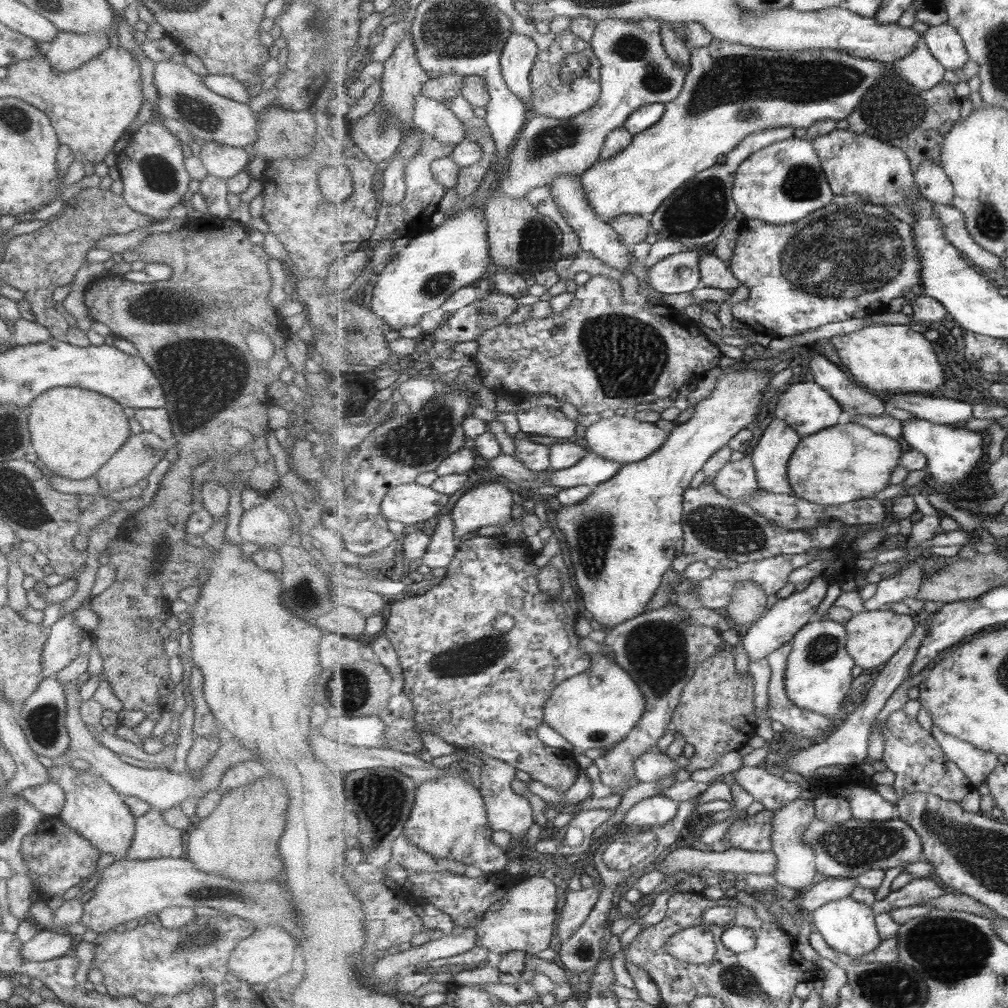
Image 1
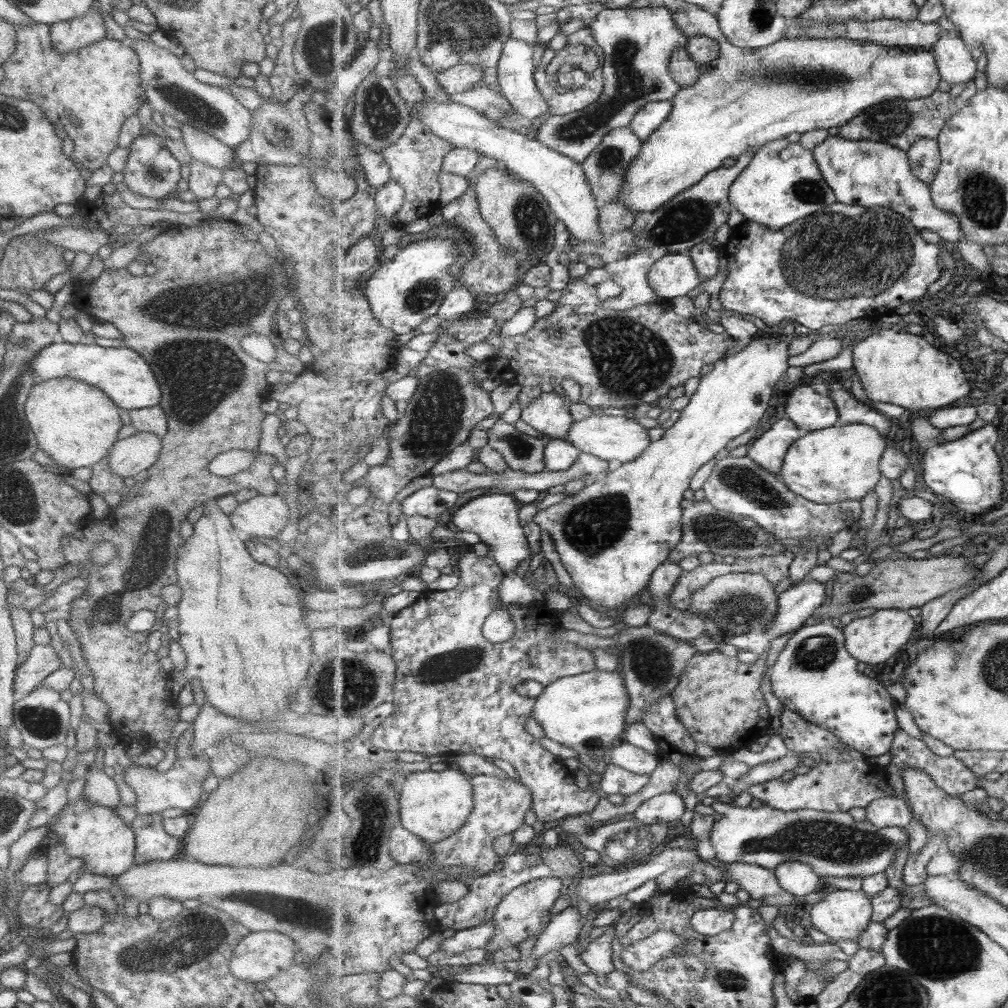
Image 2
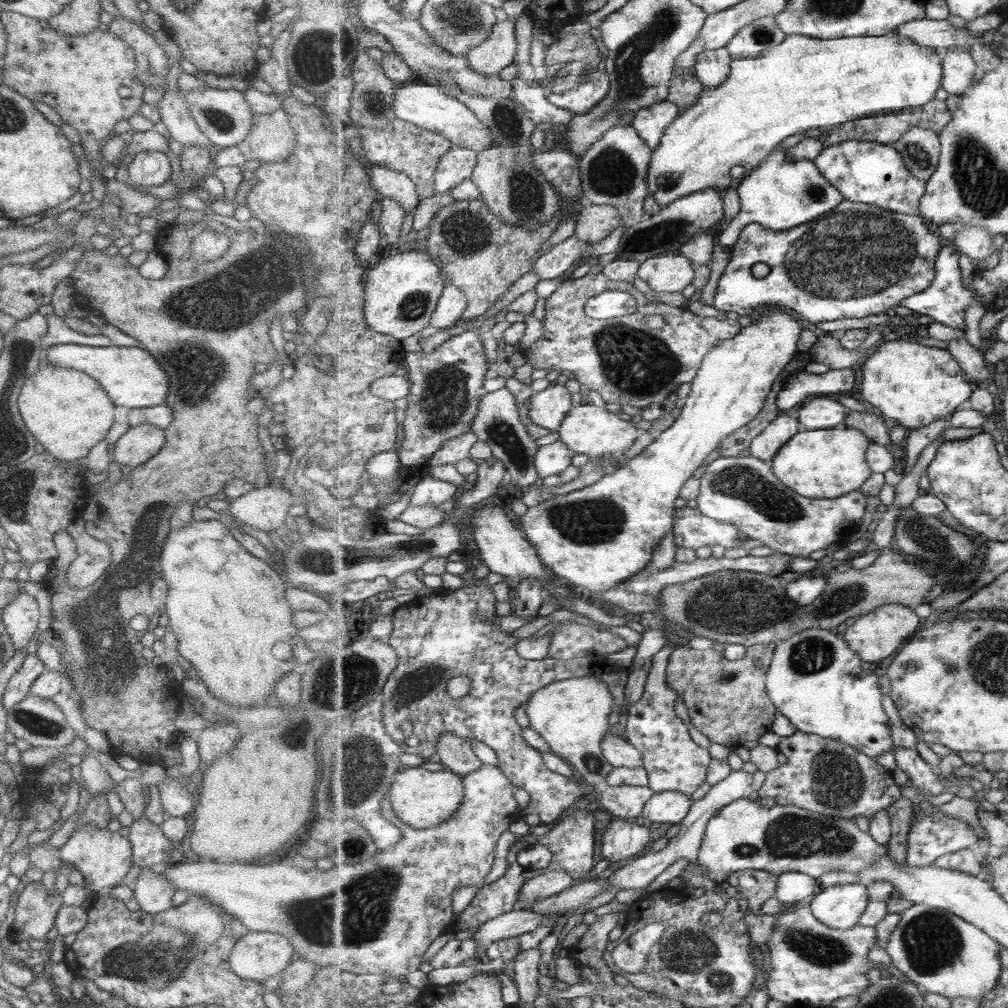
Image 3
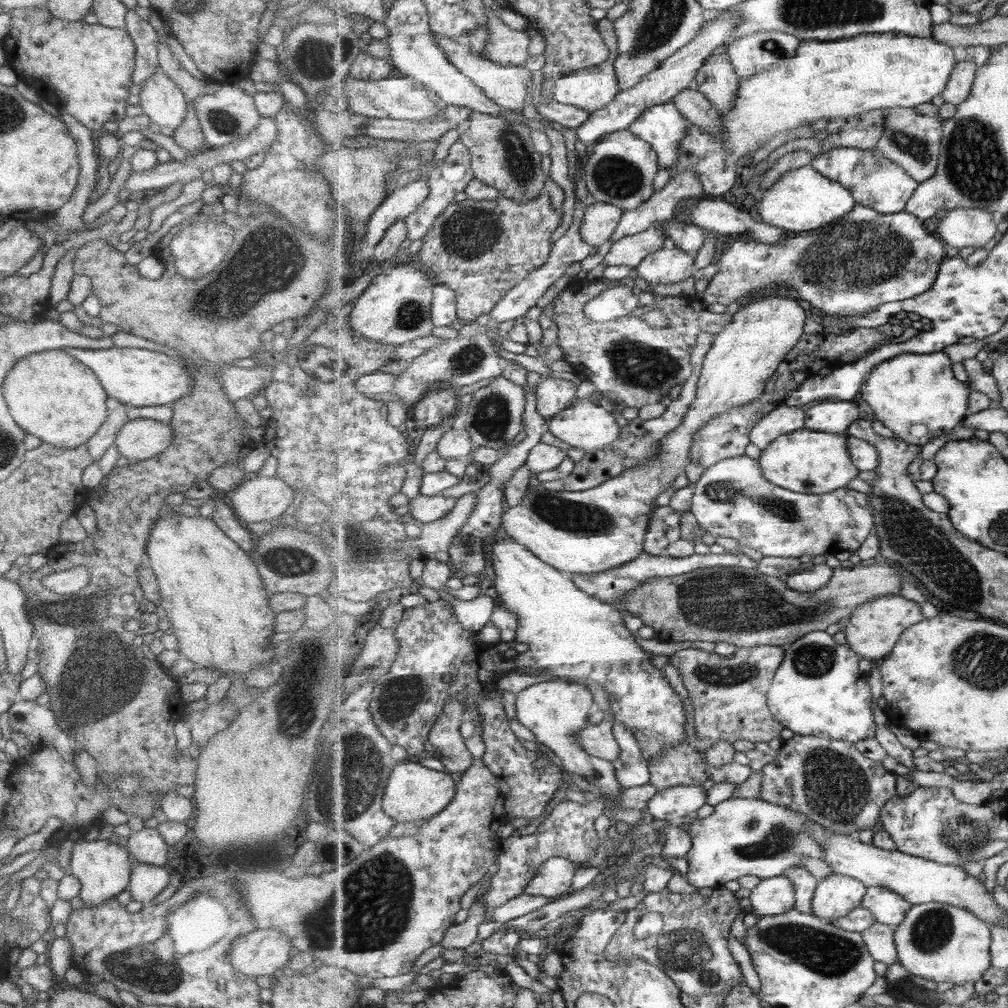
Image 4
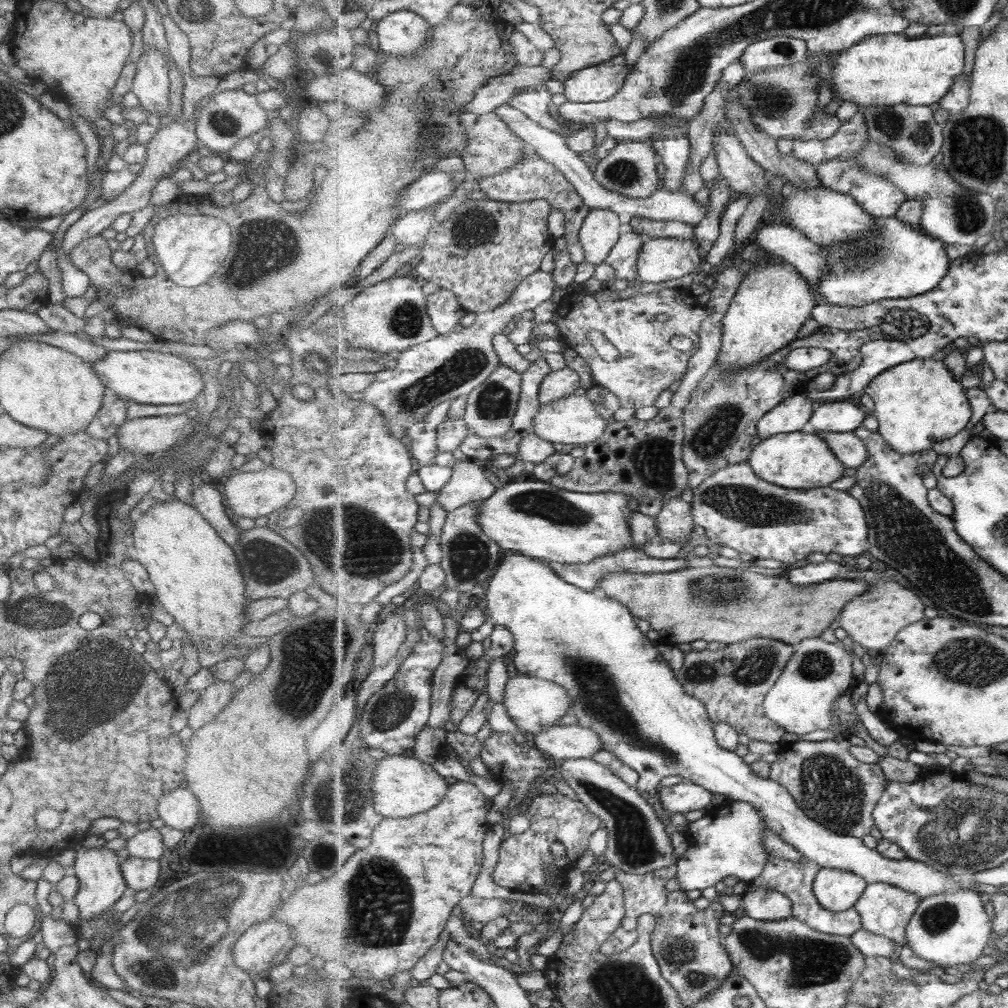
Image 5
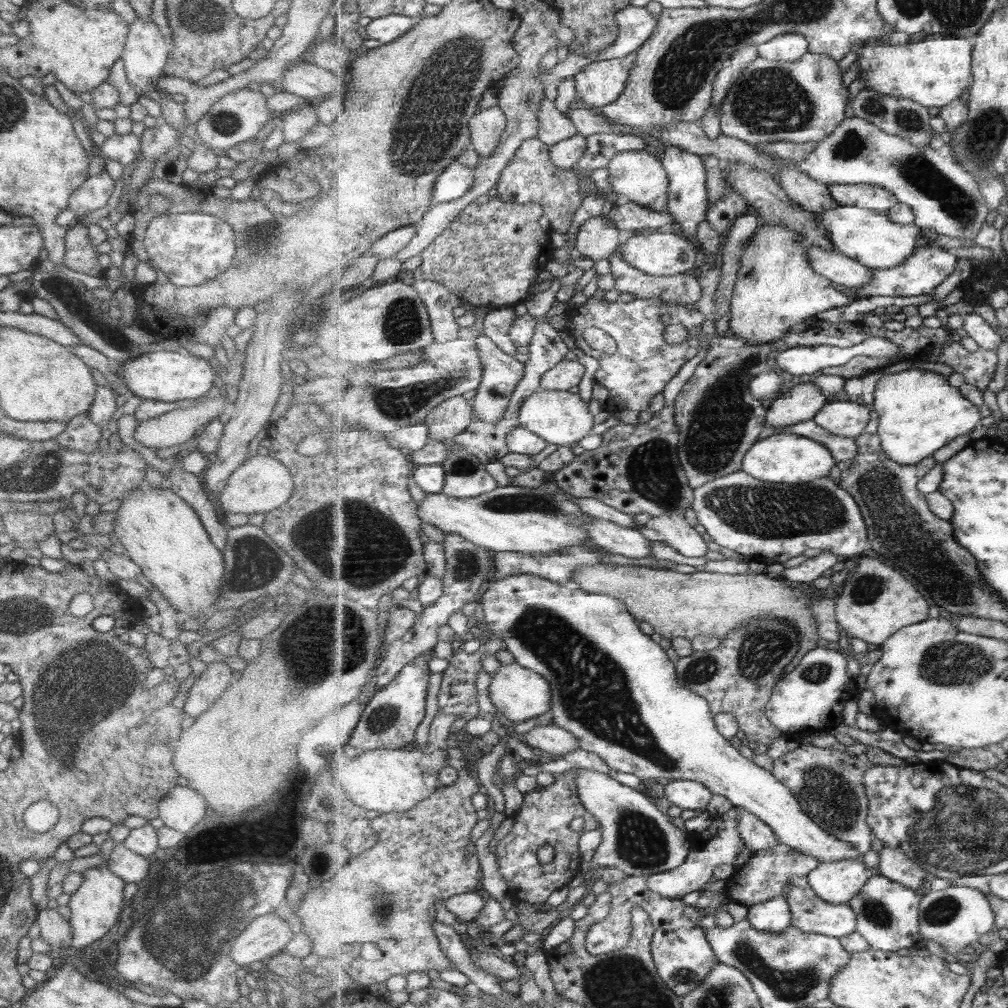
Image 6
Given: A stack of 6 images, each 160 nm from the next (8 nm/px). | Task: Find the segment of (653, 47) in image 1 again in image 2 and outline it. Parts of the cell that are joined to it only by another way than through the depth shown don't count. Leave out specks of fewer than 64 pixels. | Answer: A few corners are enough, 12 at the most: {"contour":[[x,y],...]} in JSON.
{"contour":[[667,7],[604,9],[589,27],[605,87],[535,138],[583,164],[612,130],[682,87],[690,37]]}

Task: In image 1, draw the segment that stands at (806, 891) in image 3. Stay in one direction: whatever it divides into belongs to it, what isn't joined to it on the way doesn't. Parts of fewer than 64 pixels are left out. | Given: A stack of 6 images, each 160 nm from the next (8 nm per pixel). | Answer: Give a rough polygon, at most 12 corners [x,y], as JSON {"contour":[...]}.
{"contour":[[813,798],[774,811],[779,884],[798,893],[815,880],[818,856],[802,837]]}

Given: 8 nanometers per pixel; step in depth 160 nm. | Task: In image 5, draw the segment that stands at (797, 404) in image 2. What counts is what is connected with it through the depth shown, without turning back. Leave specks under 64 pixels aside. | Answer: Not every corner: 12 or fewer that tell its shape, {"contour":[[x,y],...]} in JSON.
{"contour":[[856,399],[820,402],[815,432],[855,432],[869,416]]}

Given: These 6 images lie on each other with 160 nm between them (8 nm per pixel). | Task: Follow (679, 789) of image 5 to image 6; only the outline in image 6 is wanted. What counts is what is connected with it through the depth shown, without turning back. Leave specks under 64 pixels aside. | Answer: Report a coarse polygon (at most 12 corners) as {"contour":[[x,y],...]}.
{"contour":[[693,780],[661,790],[682,810],[706,810],[714,795]]}

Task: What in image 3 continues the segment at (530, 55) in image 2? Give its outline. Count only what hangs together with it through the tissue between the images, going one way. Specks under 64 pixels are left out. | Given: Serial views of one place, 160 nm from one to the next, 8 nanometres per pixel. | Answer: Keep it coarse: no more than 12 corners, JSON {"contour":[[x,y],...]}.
{"contour":[[514,80],[511,99],[535,123],[571,124],[575,114],[553,104],[531,81]]}

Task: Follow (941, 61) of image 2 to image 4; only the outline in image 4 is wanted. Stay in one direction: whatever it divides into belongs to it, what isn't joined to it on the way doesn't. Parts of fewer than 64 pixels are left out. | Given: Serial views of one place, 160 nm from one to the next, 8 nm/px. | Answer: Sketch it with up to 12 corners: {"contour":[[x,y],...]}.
{"contour":[[959,61],[942,98],[956,107],[974,89],[975,62]]}

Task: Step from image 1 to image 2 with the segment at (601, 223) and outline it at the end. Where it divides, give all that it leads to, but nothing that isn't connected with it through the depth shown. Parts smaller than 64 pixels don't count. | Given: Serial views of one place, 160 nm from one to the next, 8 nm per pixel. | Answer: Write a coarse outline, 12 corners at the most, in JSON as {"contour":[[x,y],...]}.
{"contour":[[459,102],[414,111],[457,148],[497,159],[572,239],[606,242],[581,163]]}

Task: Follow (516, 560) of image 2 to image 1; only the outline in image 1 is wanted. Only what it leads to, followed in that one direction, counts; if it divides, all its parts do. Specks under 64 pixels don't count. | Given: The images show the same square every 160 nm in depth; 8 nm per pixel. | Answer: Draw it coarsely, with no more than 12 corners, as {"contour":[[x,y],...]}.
{"contour":[[499,482],[462,494],[451,510],[455,541],[516,520],[517,494]]}

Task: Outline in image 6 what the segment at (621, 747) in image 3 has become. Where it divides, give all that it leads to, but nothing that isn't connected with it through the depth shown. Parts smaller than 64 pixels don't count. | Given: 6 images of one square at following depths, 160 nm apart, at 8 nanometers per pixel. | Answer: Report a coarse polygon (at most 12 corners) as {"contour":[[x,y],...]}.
{"contour":[[555,724],[520,739],[535,752],[560,757],[580,749],[577,736]]}

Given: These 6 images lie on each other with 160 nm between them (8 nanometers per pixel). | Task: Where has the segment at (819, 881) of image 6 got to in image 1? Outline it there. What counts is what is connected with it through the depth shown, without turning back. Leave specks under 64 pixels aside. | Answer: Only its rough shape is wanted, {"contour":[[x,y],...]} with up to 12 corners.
{"contour":[[850,896],[812,914],[828,946],[859,959],[883,942],[874,910]]}

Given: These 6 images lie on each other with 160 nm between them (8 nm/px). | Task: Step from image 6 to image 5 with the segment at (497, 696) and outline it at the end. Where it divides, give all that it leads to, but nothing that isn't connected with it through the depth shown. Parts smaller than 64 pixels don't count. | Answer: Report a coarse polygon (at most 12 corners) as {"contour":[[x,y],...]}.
{"contour":[[517,673],[505,689],[508,713],[539,734],[571,714],[569,691]]}

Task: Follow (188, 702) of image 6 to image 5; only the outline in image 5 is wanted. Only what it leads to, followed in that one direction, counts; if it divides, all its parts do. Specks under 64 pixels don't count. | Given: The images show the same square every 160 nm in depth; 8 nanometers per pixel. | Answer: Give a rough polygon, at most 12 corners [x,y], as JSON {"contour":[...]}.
{"contour":[[214,679],[187,710],[186,726],[197,730],[223,711],[230,682]]}

